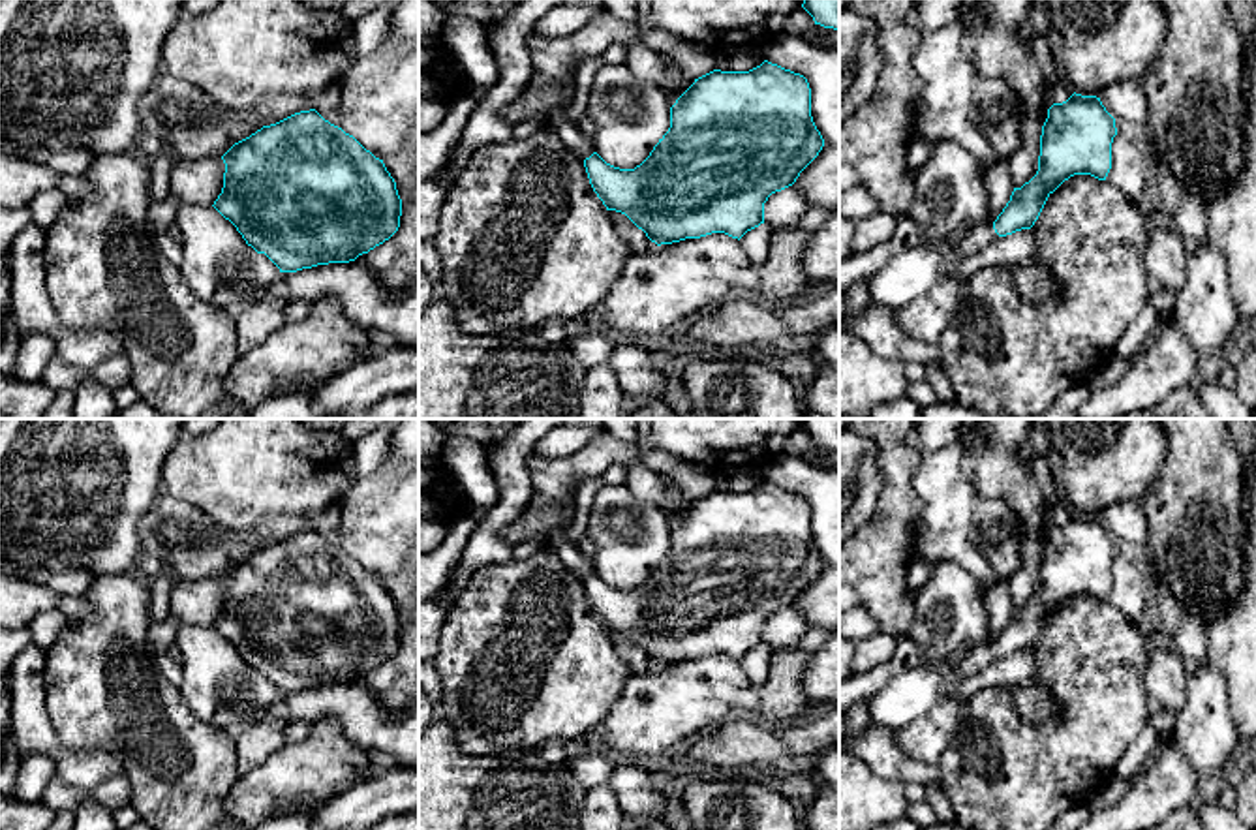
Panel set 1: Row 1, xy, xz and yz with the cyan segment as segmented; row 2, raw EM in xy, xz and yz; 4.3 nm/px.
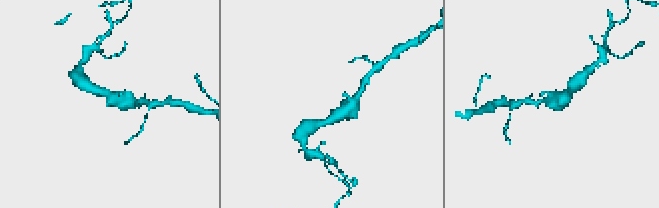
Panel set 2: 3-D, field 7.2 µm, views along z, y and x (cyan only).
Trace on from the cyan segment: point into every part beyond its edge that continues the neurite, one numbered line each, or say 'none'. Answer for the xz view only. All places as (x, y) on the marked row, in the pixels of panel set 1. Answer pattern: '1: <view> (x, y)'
none

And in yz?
1: yz (979, 237)

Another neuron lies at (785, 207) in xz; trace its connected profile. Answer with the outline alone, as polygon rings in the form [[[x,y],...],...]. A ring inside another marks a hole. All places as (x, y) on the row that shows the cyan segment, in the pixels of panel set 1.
[[[789,186],[772,193],[764,203],[764,223],[768,223],[772,229],[783,229],[802,220],[807,210],[809,207],[804,193],[794,186]]]

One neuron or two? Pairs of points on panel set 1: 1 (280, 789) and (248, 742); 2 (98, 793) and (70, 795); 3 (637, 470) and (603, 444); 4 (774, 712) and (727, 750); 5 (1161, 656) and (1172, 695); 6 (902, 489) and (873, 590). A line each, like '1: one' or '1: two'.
1: two
2: one
3: two
4: two
5: one
6: one

